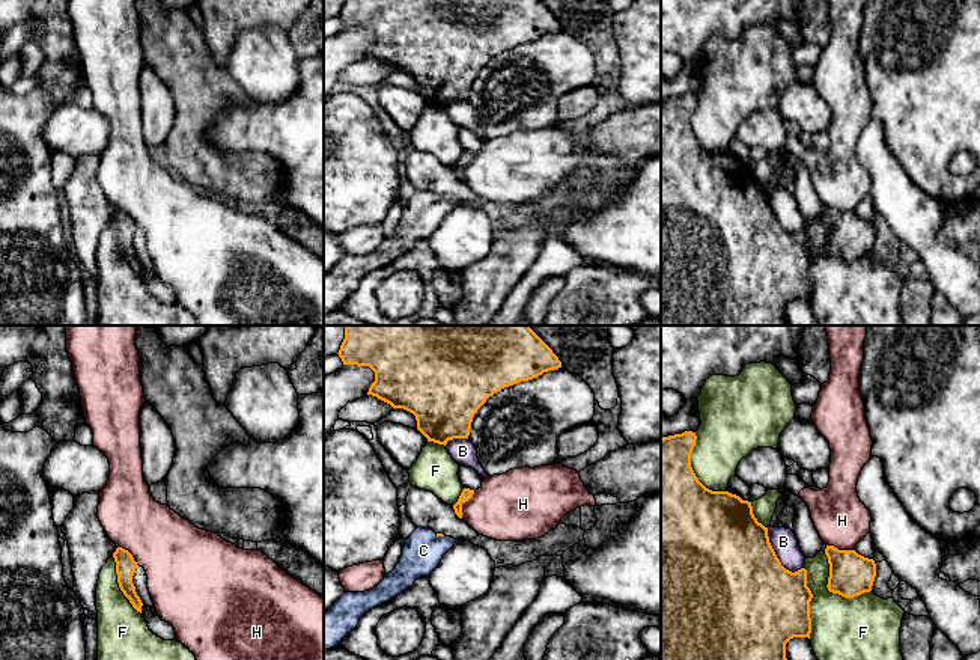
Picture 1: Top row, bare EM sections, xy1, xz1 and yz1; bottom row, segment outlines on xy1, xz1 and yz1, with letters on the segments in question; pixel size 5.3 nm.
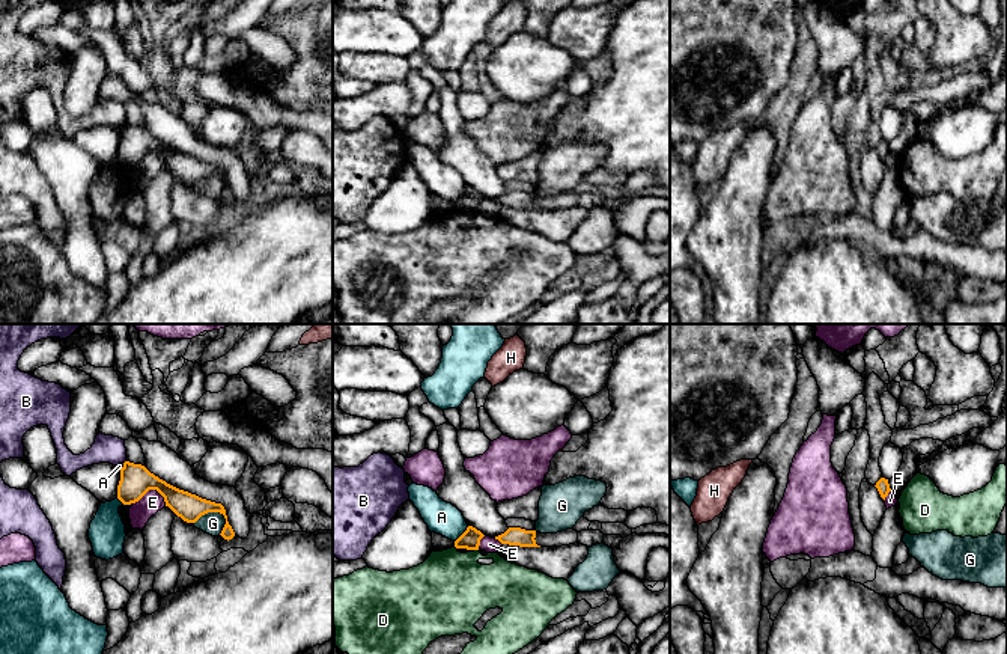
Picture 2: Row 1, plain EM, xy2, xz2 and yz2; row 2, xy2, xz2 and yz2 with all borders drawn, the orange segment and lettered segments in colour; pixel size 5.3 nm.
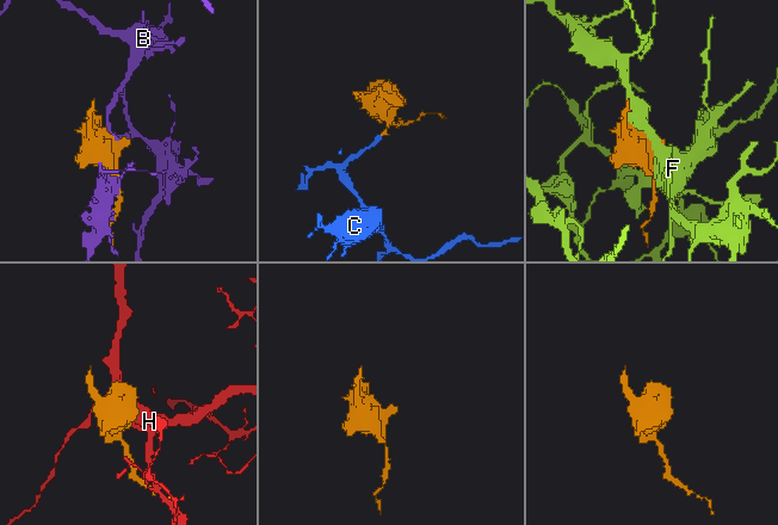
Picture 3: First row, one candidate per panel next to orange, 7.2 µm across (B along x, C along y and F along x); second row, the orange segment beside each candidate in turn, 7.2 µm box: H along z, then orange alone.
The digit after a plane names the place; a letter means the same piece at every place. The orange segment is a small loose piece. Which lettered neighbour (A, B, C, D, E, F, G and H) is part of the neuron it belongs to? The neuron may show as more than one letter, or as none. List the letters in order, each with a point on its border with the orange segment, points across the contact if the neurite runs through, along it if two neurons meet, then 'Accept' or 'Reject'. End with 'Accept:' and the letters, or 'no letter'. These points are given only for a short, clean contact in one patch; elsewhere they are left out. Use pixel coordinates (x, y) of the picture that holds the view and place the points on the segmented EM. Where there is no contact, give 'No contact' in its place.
A: Touches orange at xz2 (462, 534). Boundary: xz2 (468, 526), (455, 541). Reject
B: Touches orange at yz1 (776, 556). Reject
C: Touches orange at xz1 (440, 535). Path across: xz1 (437, 534), (440, 535), (423, 550). Accept
D: Touches orange at xz2 (476, 549). Reject
E: Touches orange at xy2 (149, 488). Boundary: xy2 (166, 502), (155, 490), (148, 490), (133, 504). Reject
F: Touches orange at yz1 (827, 586). Reject
G: Touches orange at xy2 (209, 511). Boundary: xy2 (226, 519), (219, 513), (205, 513), (193, 523). Reject
H: Touches orange at xz1 (461, 505). Boundary: xz1 (474, 491), (462, 505), (461, 517). Reject
Accept: C

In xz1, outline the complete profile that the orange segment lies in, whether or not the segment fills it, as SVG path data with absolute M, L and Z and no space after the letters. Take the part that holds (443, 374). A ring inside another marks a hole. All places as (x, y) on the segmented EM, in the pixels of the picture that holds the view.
M345 325L339 350L343 365L369 366L375 381L367 395L415 416L417 429L438 445L468 438L477 410L498 390L562 368L552 350L530 325Z

